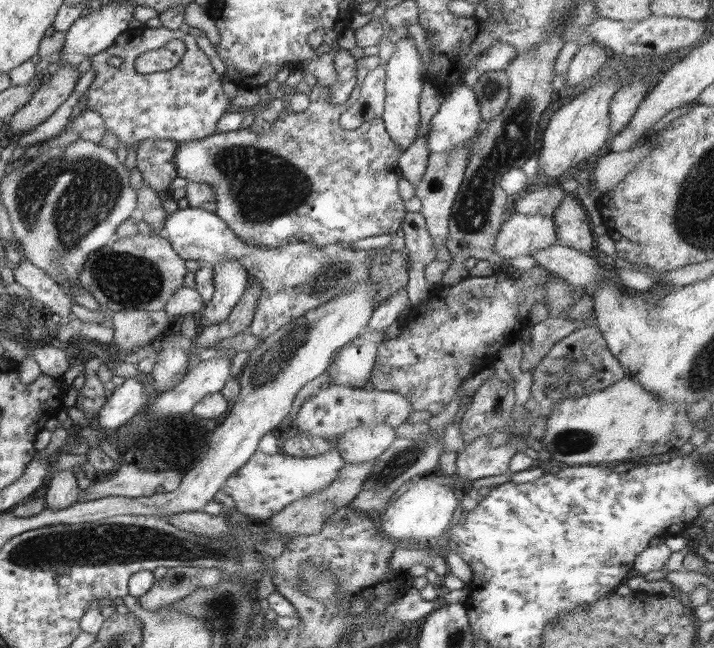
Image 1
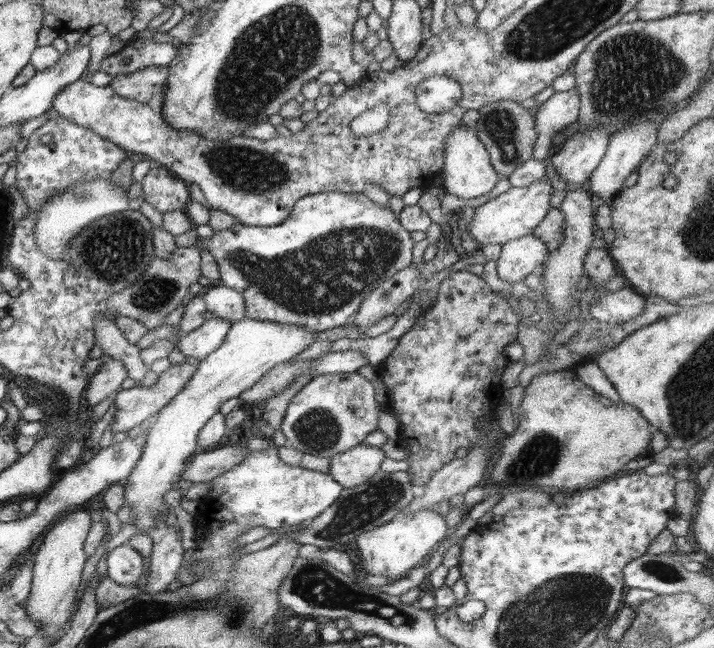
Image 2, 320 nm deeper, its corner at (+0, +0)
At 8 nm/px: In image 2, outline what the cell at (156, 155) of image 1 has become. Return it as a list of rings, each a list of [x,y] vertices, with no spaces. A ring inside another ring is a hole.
[[[153,163],[141,184],[145,201],[161,213],[176,209],[185,210],[191,200],[189,184],[157,163]]]

